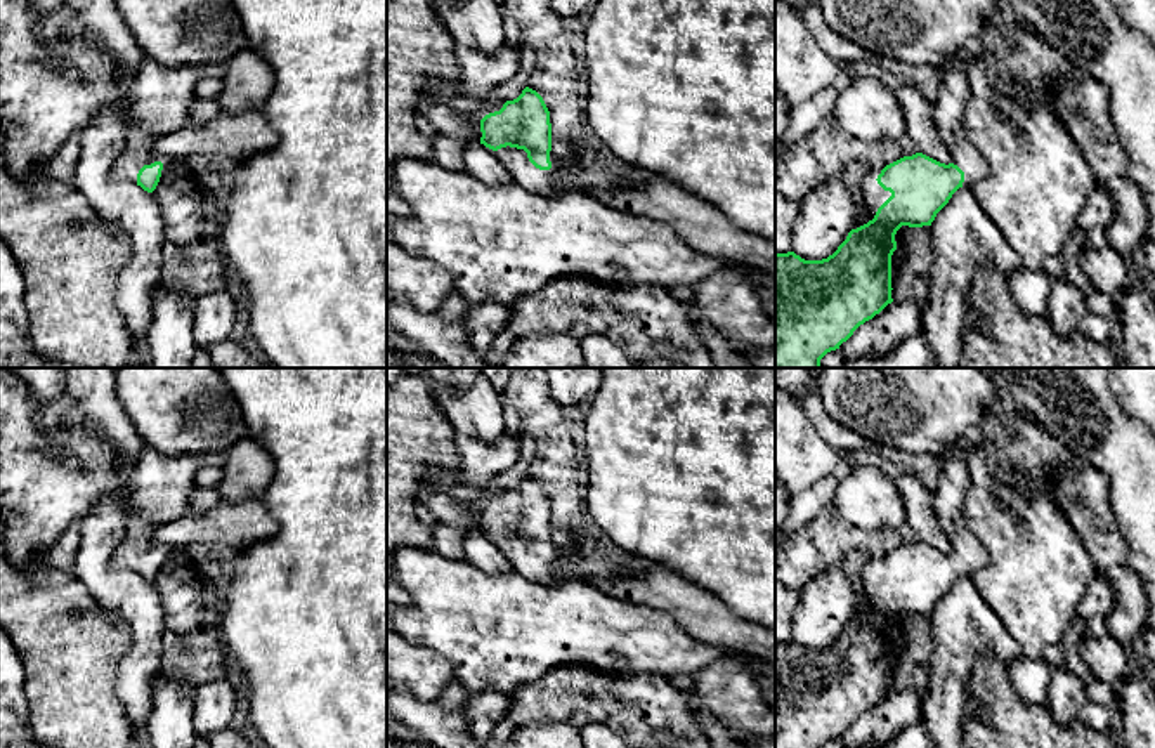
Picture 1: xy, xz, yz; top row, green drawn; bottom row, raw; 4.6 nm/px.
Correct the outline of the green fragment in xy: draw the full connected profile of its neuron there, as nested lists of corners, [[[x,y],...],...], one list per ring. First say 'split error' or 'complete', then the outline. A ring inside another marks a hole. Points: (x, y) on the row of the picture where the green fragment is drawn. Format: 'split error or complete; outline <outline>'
split error; outline [[[153,59],[140,62],[128,95],[127,144],[113,163],[113,179],[135,182],[147,193],[156,189],[163,163],[154,144],[191,116],[189,106],[201,78],[196,66],[166,68]]]

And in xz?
split error; outline [[[525,87],[499,111],[480,120],[480,144],[493,149],[512,175],[512,182],[531,193],[558,194],[551,179],[551,123],[543,97]]]

